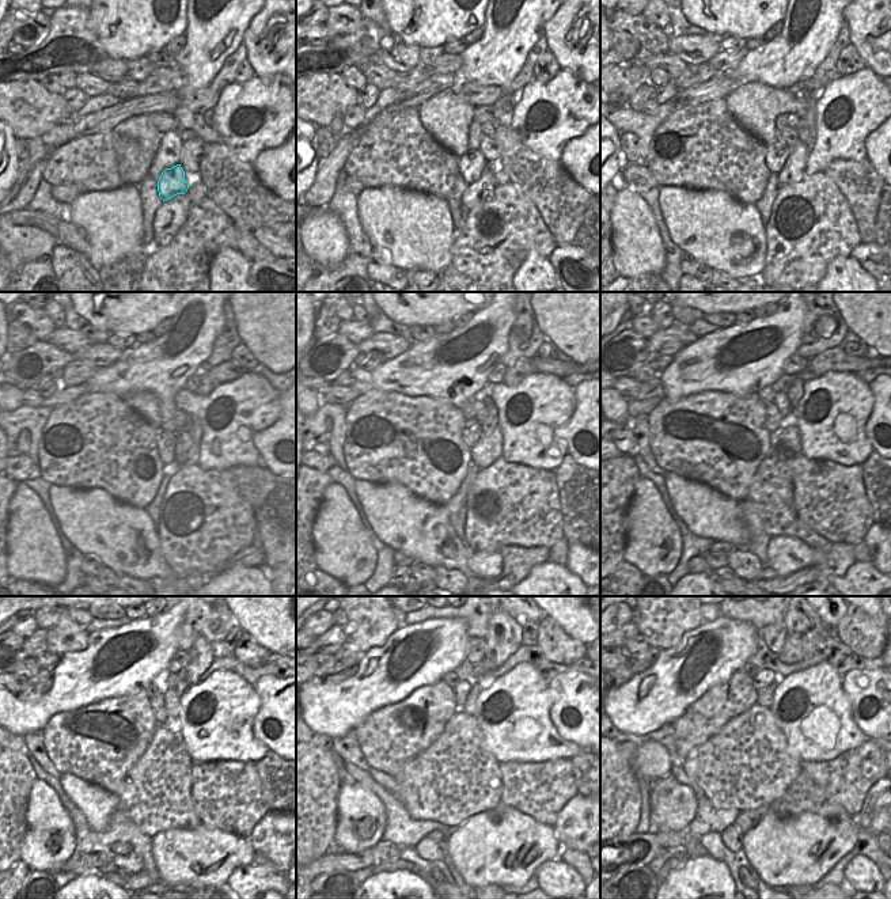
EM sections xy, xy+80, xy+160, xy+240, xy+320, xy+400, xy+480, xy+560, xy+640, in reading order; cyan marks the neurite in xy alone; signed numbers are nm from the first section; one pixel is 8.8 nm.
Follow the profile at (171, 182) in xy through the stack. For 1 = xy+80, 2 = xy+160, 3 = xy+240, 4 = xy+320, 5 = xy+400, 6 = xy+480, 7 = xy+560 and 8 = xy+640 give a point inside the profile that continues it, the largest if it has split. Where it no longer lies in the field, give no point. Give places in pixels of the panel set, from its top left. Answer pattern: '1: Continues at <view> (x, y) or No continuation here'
1: Continues at xy+80 (471, 163)
2: Continues at xy+160 (777, 152)
3: Continues at xy+240 (166, 442)
4: Continues at xy+320 (473, 431)
5: Continues at xy+400 (774, 421)
6: Continues at xy+480 (158, 702)
7: Continues at xy+560 (462, 689)
8: Continues at xy+640 (765, 676).

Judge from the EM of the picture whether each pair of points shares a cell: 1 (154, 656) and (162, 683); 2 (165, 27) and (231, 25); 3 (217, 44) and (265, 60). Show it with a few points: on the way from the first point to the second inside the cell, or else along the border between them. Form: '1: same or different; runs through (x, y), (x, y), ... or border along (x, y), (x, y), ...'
1: different; border along (167, 667), (152, 681)
2: different; border along (186, 14), (186, 30), (184, 34)
3: different; border along (257, 14), (246, 29), (242, 41)

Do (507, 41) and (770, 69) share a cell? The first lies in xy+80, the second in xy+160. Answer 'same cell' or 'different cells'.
same cell

